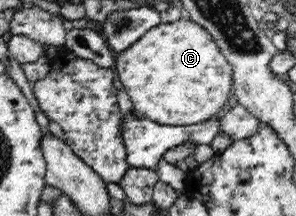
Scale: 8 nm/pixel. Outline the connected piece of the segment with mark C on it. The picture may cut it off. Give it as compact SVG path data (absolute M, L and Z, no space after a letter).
M192 20L161 23L149 29L138 41L118 55L114 66L116 78L128 93L133 109L160 125L194 125L222 113L232 97L233 69L215 39Z

